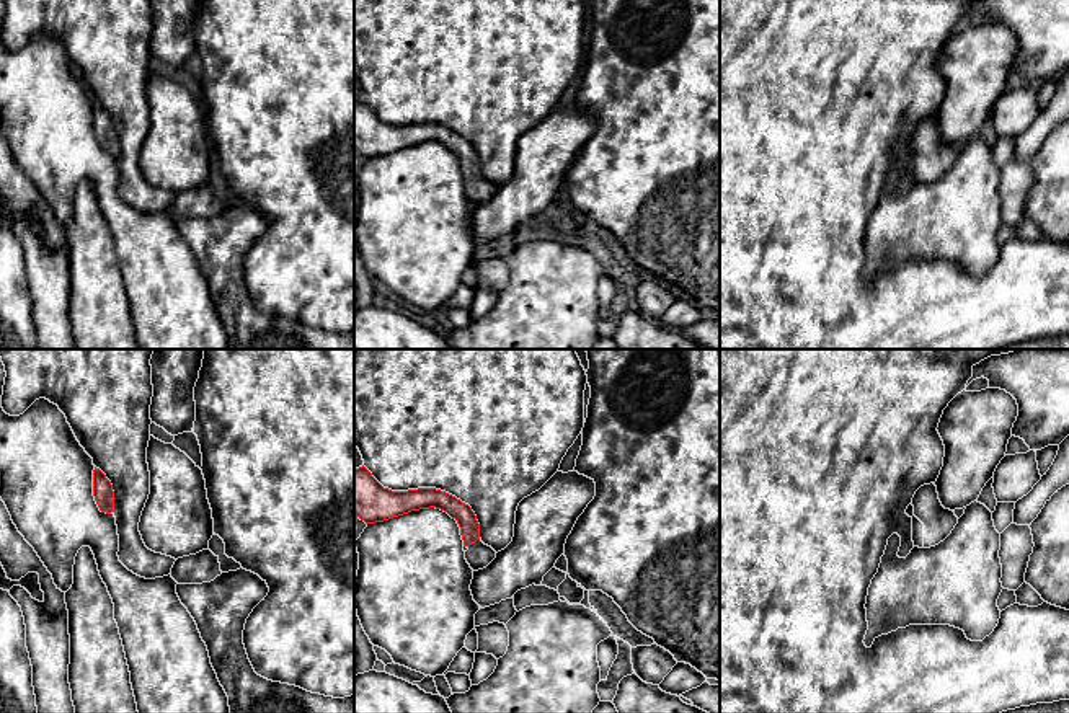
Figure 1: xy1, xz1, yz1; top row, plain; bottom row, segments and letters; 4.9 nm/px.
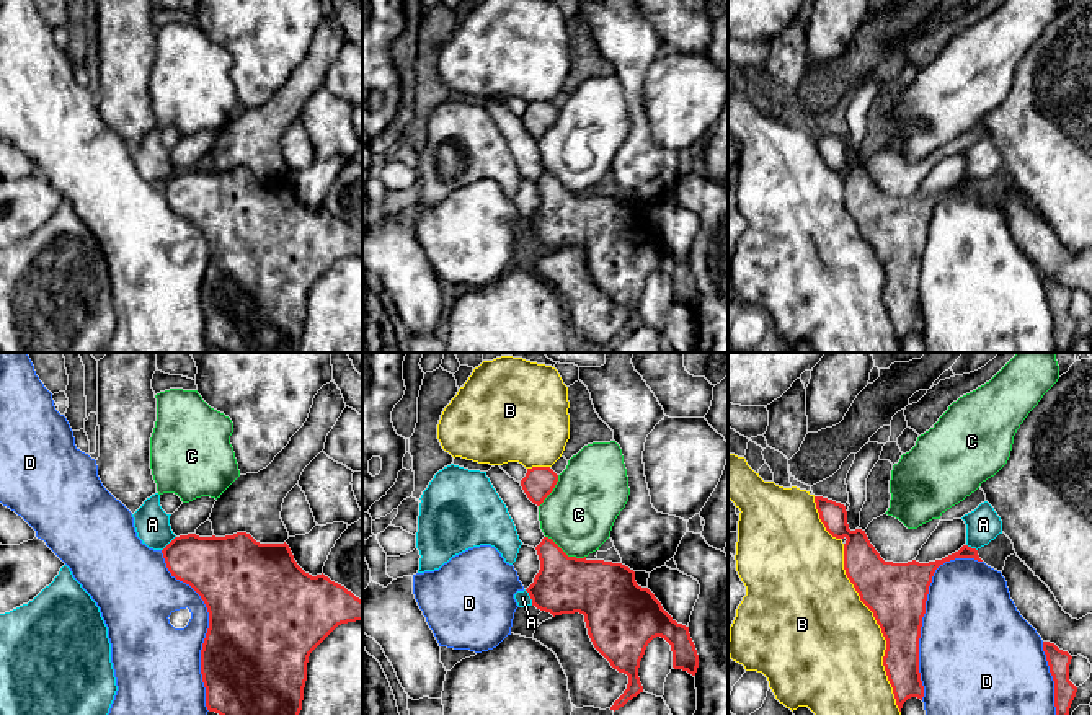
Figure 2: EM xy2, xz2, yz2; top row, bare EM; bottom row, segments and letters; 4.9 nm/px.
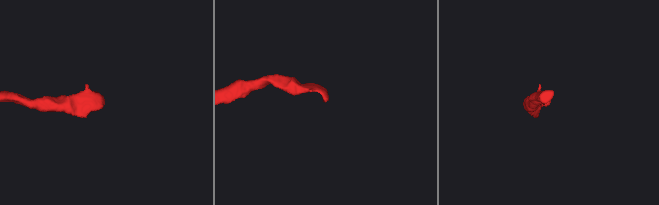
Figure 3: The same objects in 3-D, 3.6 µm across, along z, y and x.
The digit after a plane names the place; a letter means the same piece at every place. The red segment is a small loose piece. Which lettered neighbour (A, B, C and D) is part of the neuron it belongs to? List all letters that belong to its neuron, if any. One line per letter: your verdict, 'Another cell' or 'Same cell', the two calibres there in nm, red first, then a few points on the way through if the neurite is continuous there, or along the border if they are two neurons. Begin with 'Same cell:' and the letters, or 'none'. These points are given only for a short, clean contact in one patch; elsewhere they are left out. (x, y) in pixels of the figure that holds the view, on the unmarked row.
Same cell: none
A: Another cell. Thickness 280 nm (red) against 70 nm. Boundary: xz2 (524, 224), (532, 239)
B: Another cell. Thickness 300 nm (red) against 480 nm
C: Another cell. Thickness 280 nm (red) against 360 nm
D: Another cell. Thickness 300 nm (red) against 500 nm

